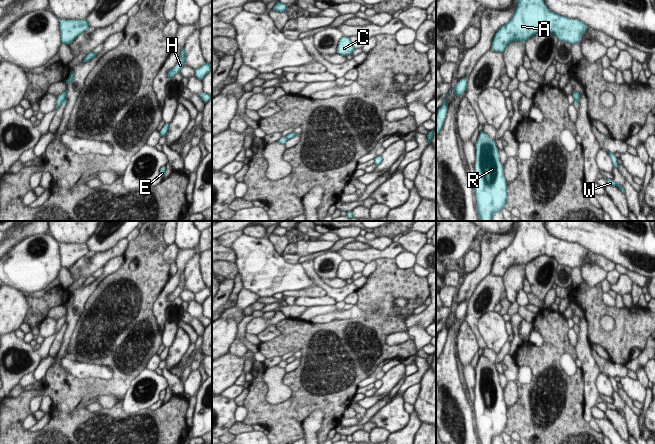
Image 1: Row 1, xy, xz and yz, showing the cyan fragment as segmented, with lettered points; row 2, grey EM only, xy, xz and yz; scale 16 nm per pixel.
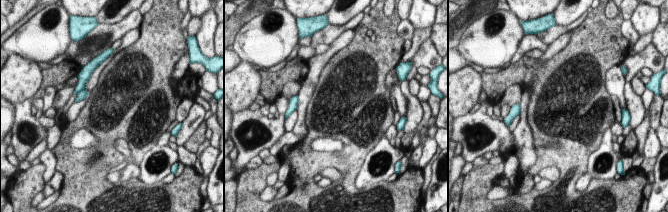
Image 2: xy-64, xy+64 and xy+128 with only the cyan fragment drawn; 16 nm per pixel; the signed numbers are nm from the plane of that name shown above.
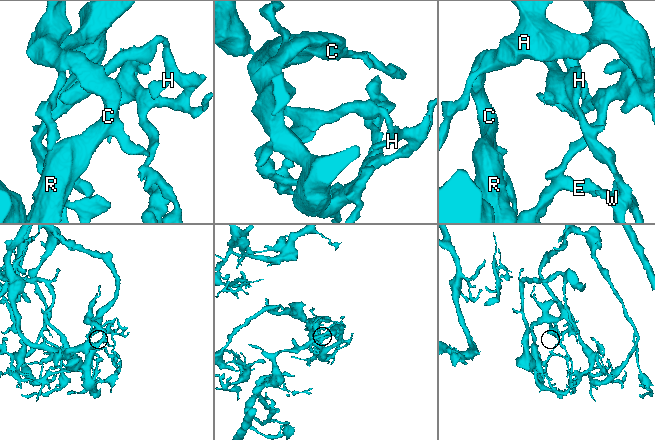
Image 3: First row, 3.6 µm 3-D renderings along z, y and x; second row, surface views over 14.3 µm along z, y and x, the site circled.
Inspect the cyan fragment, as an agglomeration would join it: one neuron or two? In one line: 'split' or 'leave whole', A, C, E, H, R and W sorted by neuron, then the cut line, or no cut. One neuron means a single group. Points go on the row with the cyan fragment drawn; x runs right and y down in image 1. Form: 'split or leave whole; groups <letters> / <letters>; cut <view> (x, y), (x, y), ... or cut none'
split; groups A C E H R / W; cut xy (66, 98), (61, 103)

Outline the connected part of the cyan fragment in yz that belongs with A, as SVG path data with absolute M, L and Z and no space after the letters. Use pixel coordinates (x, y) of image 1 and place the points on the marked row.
M517 0L513 18L494 36L491 50L503 53L514 41L526 42L531 37L547 32L555 34L558 41L579 43L588 26L578 20L556 14L543 0Z

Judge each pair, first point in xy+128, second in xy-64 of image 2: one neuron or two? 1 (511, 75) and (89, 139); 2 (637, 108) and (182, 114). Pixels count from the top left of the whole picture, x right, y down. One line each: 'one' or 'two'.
1: two
2: two

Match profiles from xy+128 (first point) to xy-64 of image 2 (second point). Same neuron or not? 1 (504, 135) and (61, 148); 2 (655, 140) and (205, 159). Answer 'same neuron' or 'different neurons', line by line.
1: different neurons
2: same neuron

